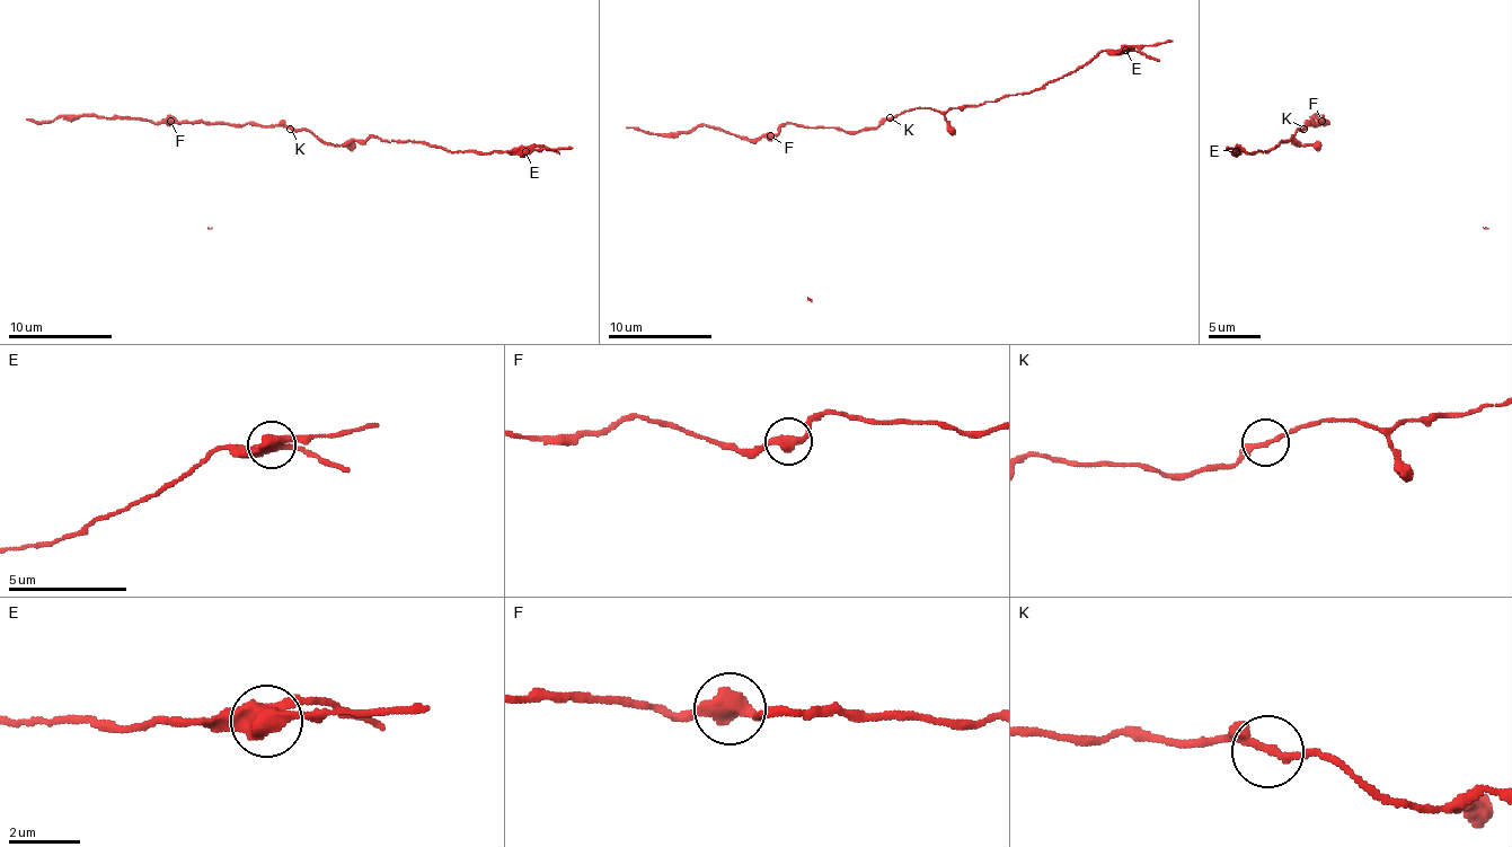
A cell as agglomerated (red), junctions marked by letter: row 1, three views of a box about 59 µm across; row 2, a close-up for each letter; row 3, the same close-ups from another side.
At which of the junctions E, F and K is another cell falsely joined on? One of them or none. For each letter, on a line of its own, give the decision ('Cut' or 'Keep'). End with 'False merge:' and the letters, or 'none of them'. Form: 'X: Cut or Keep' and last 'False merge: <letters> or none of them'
E: Cut
F: Keep
K: Keep
False merge: E

